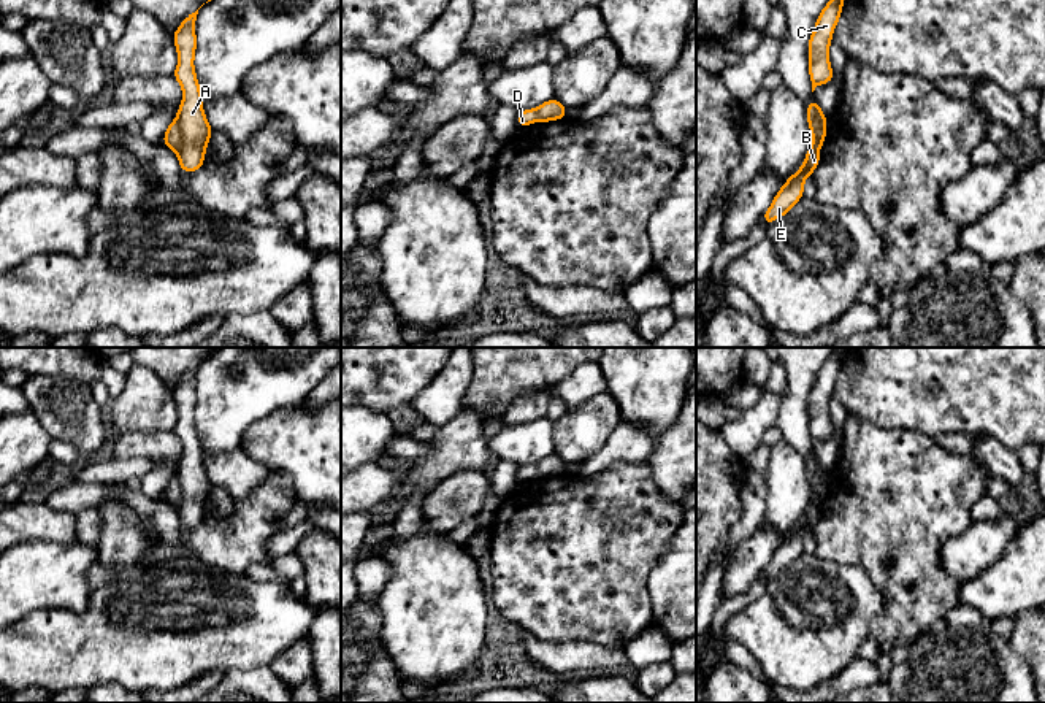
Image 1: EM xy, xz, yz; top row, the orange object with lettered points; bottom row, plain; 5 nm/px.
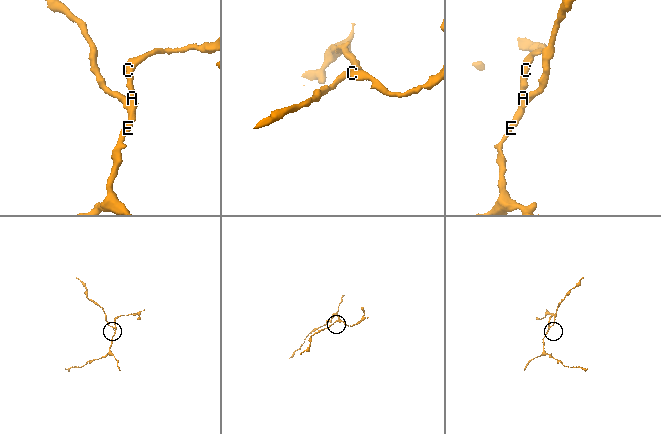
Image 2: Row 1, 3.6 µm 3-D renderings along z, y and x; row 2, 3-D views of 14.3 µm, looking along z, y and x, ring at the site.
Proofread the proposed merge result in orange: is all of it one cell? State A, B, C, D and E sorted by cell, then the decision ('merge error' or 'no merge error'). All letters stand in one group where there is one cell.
A B C E / D; merge error

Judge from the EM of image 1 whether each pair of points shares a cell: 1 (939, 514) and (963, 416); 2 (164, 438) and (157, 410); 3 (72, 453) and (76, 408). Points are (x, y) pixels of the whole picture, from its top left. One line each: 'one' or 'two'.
1: two
2: two
3: two

